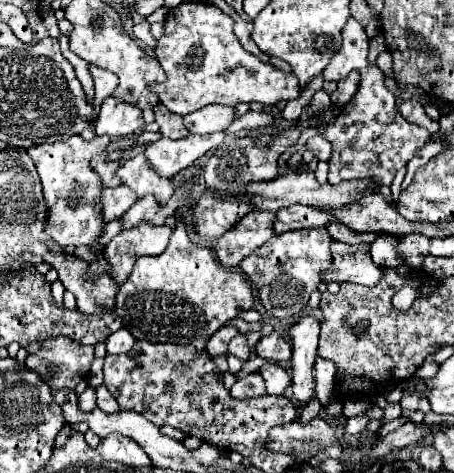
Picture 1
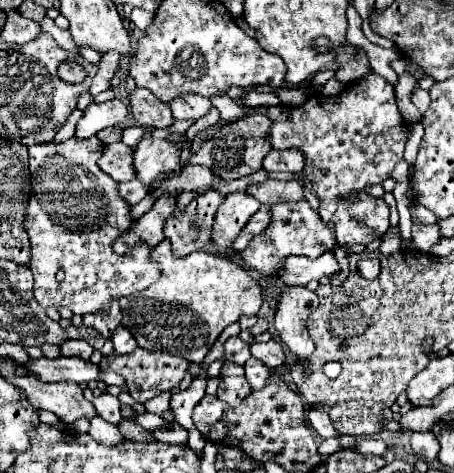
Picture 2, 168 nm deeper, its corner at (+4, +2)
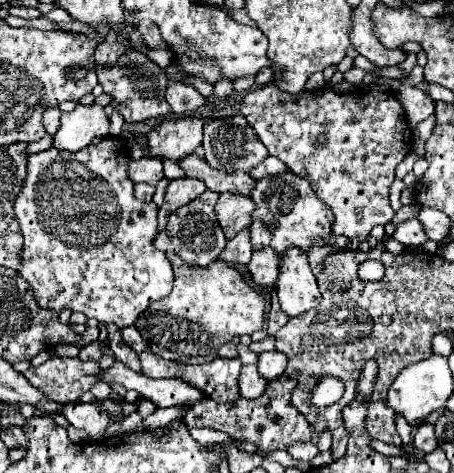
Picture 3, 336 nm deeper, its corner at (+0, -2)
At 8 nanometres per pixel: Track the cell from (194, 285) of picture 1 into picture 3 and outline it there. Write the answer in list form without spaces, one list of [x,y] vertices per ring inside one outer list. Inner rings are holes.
[[[166,253],[166,255],[174,267],[174,289],[166,299],[152,303],[136,321],[136,329],[144,335],[154,355],[164,357],[164,359],[192,363],[192,365],[202,365],[202,363],[210,363],[212,359],[216,359],[218,349],[224,343],[228,343],[232,337],[252,335],[254,331],[262,329],[264,297],[258,291],[254,291],[250,285],[246,285],[242,275],[234,267],[222,261],[214,261],[208,265],[208,269],[188,269],[186,263],[180,263],[180,257],[176,253]]]

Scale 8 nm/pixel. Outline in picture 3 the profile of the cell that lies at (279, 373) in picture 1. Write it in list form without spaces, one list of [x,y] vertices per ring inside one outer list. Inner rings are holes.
[[[244,365],[240,371],[240,379],[238,379],[238,387],[240,387],[240,397],[244,399],[256,399],[264,393],[268,381],[260,379],[258,367],[256,365]]]

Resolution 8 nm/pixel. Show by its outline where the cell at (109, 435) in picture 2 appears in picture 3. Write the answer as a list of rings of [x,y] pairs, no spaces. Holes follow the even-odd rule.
[[[66,403],[62,407],[62,415],[68,419],[68,423],[72,427],[86,431],[92,439],[98,433],[106,431],[106,427],[110,423],[108,413],[94,403]]]

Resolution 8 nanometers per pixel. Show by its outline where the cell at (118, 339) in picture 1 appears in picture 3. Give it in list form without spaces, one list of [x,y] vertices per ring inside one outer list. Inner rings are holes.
[[[126,327],[126,329],[122,329],[122,337],[124,337],[124,341],[126,341],[136,353],[142,353],[142,351],[146,349],[146,341],[142,339],[142,335],[140,335],[140,331],[138,331],[136,327]]]

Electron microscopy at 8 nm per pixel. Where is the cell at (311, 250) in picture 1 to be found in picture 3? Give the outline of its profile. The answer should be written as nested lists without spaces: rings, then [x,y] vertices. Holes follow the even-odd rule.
[[[282,171],[280,175],[270,175],[268,179],[258,179],[250,199],[256,203],[250,225],[250,241],[254,249],[272,247],[276,253],[282,253],[288,247],[300,247],[302,251],[308,251],[328,241],[332,231],[332,211],[322,199],[316,197],[308,179],[292,171]]]

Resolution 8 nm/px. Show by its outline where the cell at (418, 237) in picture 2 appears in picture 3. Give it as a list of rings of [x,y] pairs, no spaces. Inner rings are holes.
[[[416,217],[408,219],[408,221],[400,223],[400,225],[396,225],[396,231],[394,231],[392,237],[396,241],[400,241],[402,245],[406,245],[406,247],[422,245],[422,243],[428,241],[428,237],[426,237],[426,233],[424,233],[424,229],[422,229],[422,225],[420,225],[420,221]]]

